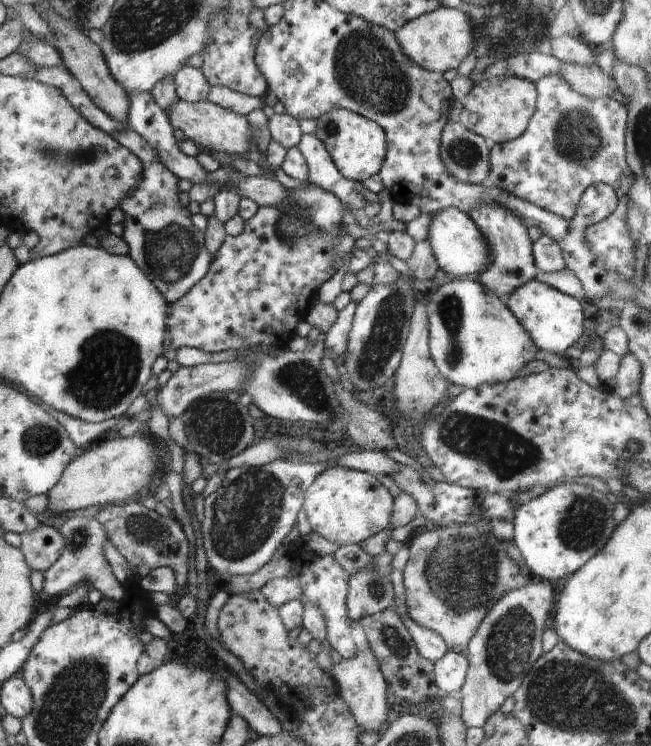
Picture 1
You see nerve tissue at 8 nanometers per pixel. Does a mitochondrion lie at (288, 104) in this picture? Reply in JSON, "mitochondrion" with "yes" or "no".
{"mitochondrion":"no"}

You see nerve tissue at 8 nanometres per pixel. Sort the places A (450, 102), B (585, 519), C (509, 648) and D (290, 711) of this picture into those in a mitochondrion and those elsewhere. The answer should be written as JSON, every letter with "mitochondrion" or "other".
{"A":"other","B":"mitochondrion","C":"mitochondrion","D":"other"}

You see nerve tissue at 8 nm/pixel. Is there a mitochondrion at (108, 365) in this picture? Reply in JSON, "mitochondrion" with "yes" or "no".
{"mitochondrion":"yes"}

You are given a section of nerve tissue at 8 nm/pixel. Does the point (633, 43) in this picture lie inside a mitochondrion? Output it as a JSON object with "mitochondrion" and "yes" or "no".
{"mitochondrion":"no"}

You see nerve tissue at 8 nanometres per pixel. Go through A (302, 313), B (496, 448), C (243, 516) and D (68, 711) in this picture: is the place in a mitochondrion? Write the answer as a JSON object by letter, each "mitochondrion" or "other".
{"A":"other","B":"mitochondrion","C":"mitochondrion","D":"mitochondrion"}

